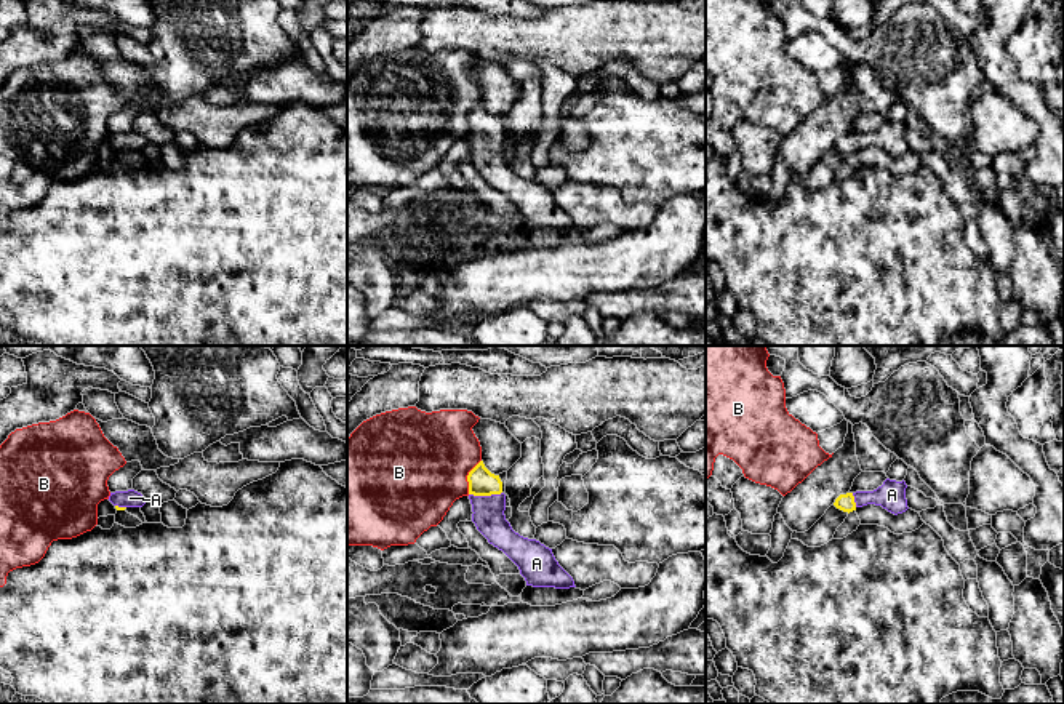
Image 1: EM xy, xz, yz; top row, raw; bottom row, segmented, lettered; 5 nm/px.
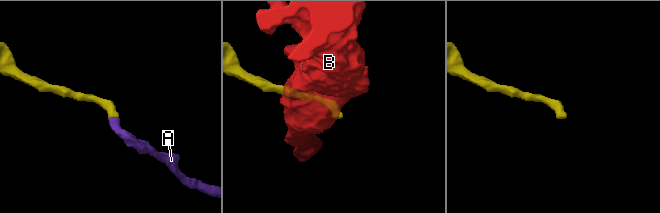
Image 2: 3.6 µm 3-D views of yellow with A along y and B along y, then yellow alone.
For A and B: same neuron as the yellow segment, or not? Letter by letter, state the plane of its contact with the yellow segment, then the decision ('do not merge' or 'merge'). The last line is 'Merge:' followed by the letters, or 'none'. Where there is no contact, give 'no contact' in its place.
A: meets yellow in xz; merge
B: meets yellow in xz; do not merge
Merge: A

